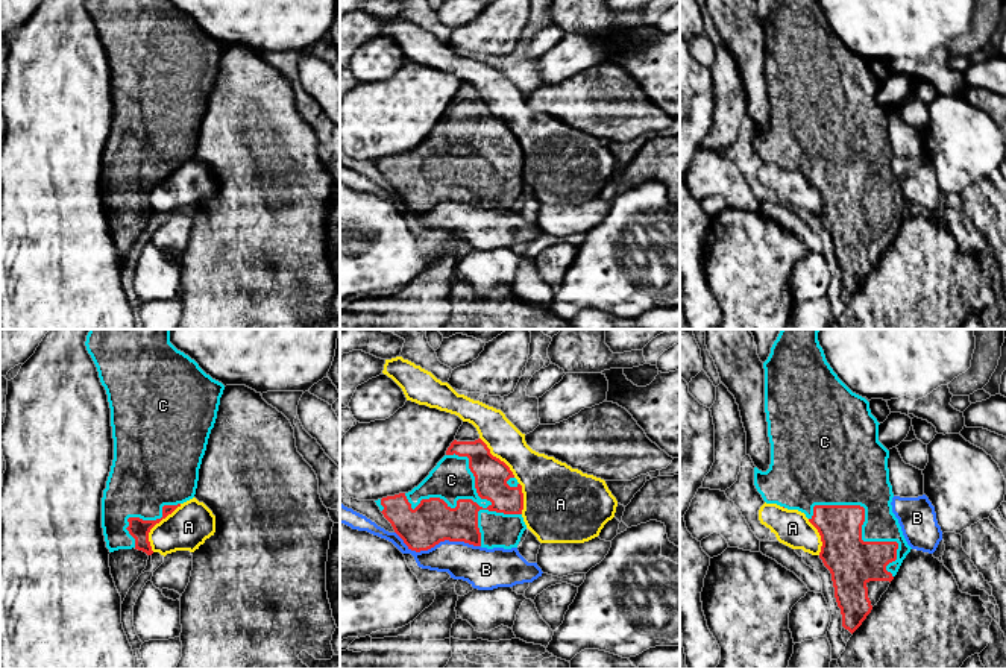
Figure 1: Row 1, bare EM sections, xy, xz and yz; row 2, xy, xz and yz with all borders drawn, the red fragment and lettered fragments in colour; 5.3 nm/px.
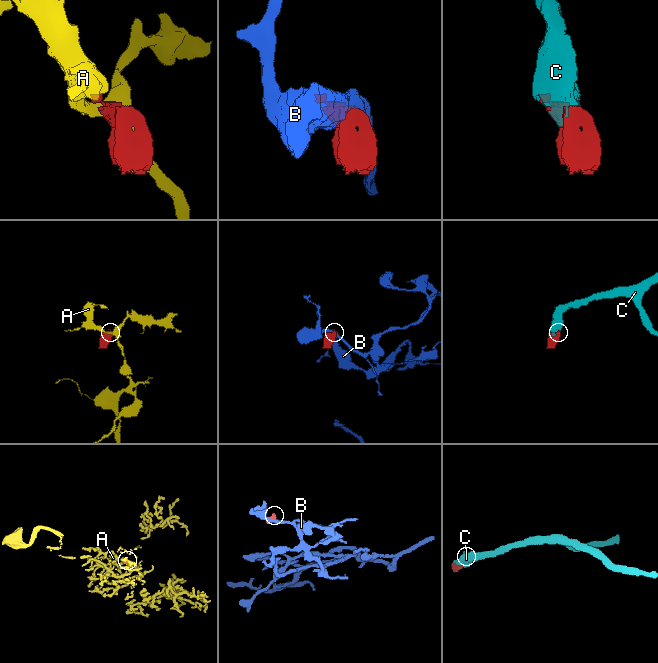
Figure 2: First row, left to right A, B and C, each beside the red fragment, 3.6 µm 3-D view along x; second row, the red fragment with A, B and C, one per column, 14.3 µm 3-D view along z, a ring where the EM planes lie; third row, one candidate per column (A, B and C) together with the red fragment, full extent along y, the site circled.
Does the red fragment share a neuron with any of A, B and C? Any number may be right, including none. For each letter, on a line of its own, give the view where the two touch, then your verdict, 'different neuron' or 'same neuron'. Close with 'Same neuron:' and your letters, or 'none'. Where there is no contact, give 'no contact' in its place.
A: meets red in xy; different neuron
B: meets red in xz; different neuron
C: meets red in xz; same neuron
Same neuron: C

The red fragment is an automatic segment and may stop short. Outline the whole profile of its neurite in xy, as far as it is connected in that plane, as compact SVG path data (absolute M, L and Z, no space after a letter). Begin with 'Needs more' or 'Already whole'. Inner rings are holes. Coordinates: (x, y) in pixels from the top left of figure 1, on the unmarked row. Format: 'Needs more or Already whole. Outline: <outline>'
Needs more. Outline: M86 0L111 68L114 120L102 158L102 188L109 212L138 209L152 215L150 190L196 155L199 129L225 46L178 11L170 0Z

